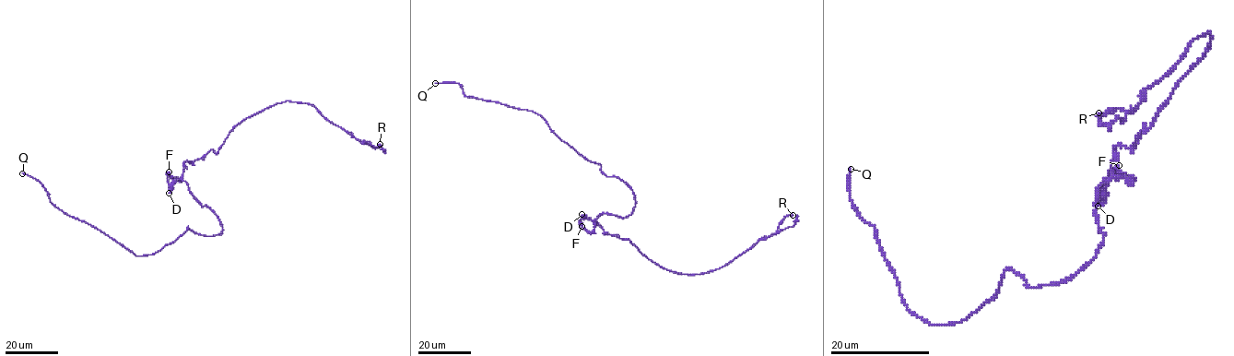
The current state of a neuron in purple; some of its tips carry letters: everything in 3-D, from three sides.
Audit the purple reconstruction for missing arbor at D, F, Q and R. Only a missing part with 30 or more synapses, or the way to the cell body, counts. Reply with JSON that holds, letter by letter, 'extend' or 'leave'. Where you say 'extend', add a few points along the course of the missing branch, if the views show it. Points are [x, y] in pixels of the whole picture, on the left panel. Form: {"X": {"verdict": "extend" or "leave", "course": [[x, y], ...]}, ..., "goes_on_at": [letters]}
{"D": {"verdict": "leave"}, "F": {"verdict": "leave"}, "Q": {"verdict": "leave"}, "R": {"verdict": "leave"}, "goes_on_at": []}

